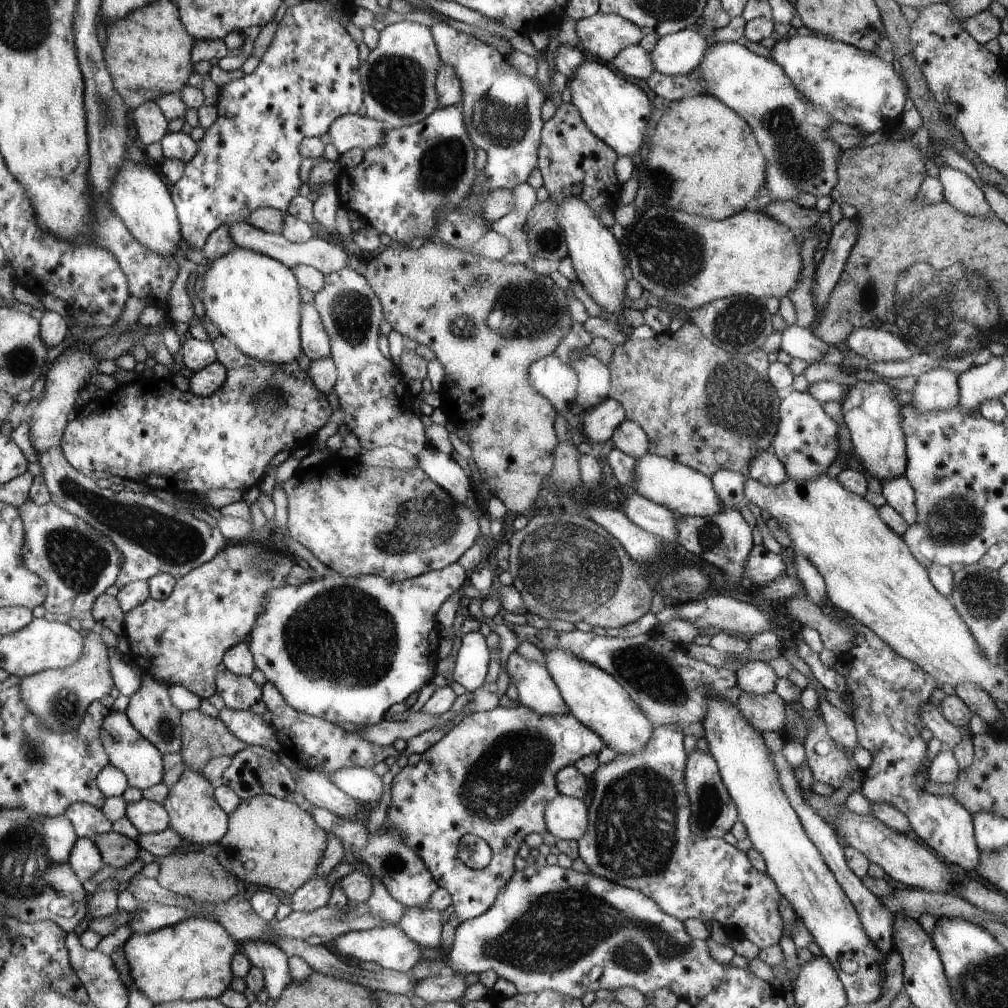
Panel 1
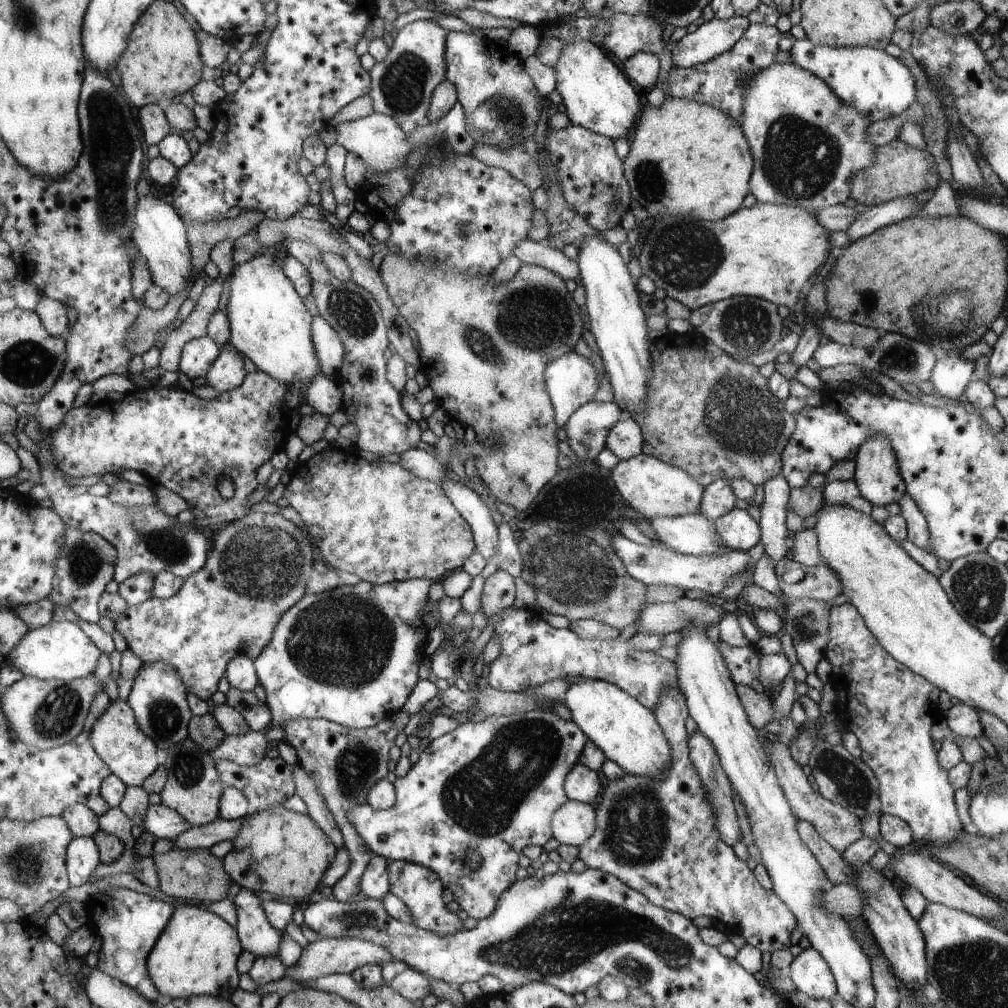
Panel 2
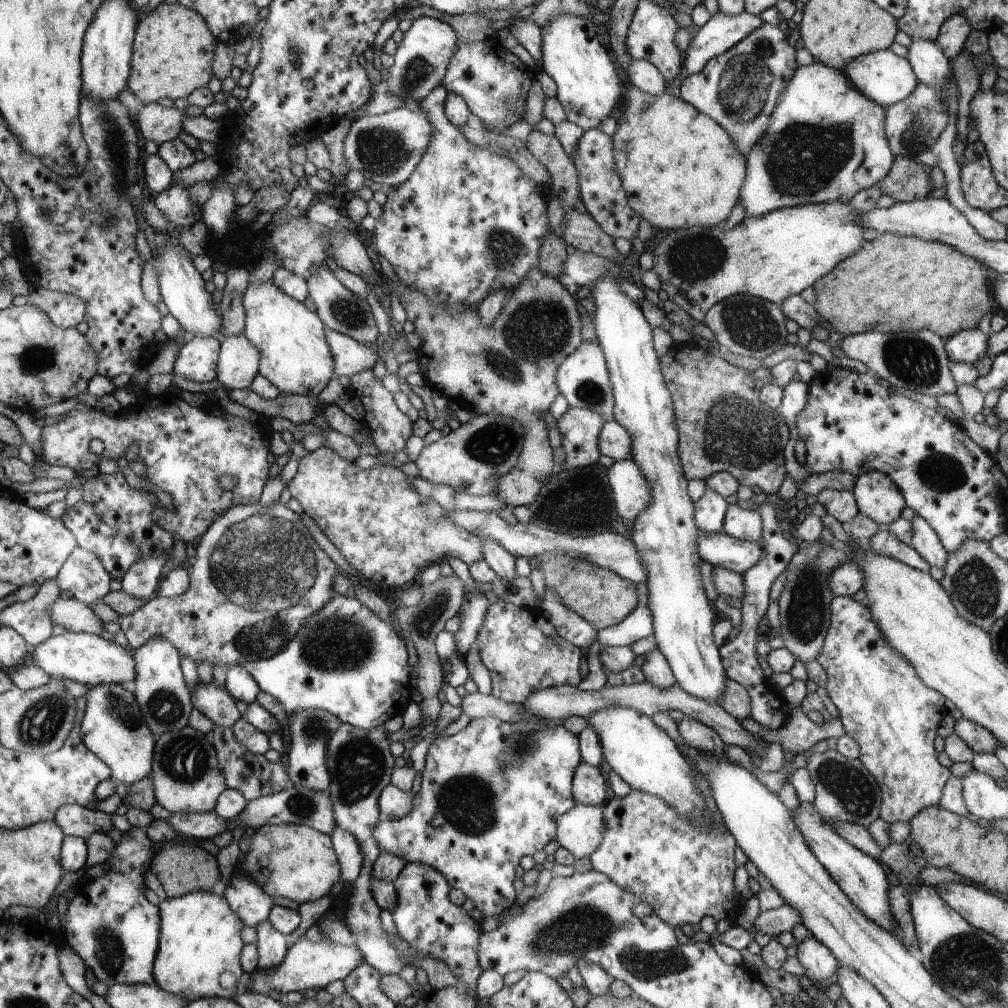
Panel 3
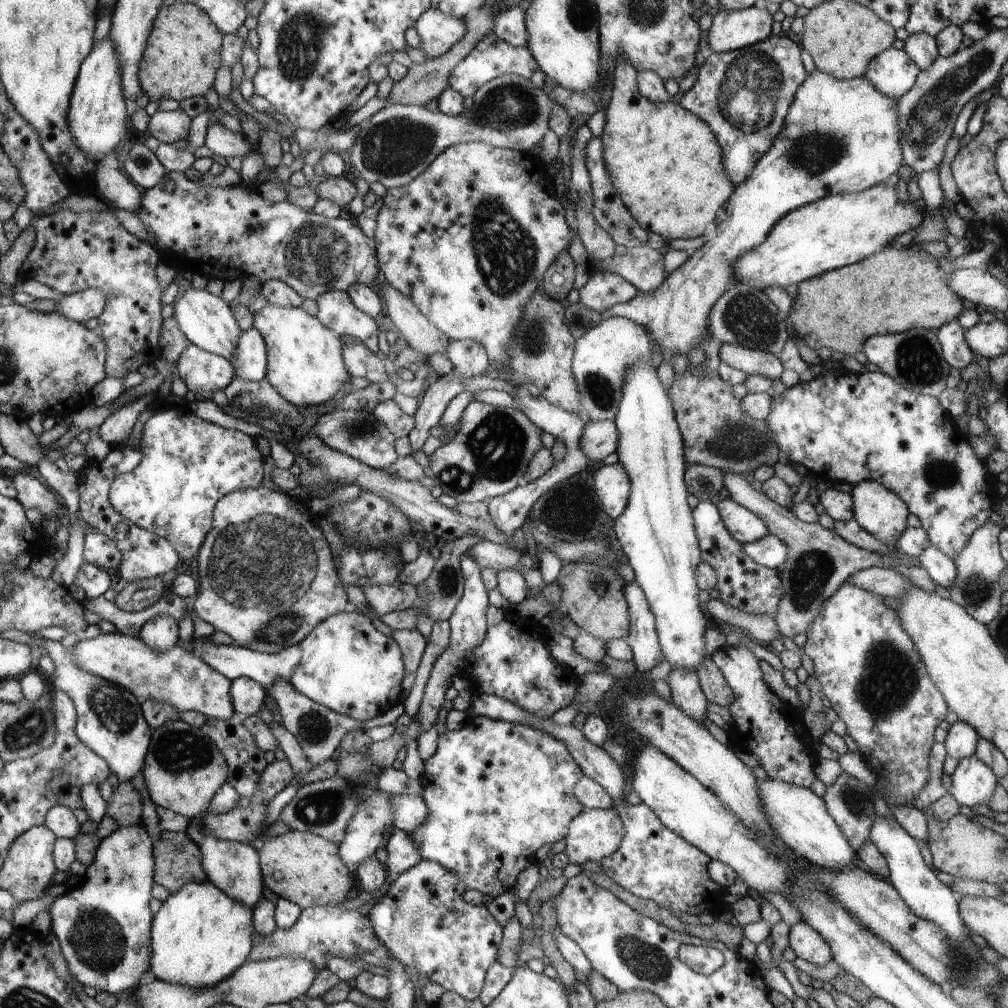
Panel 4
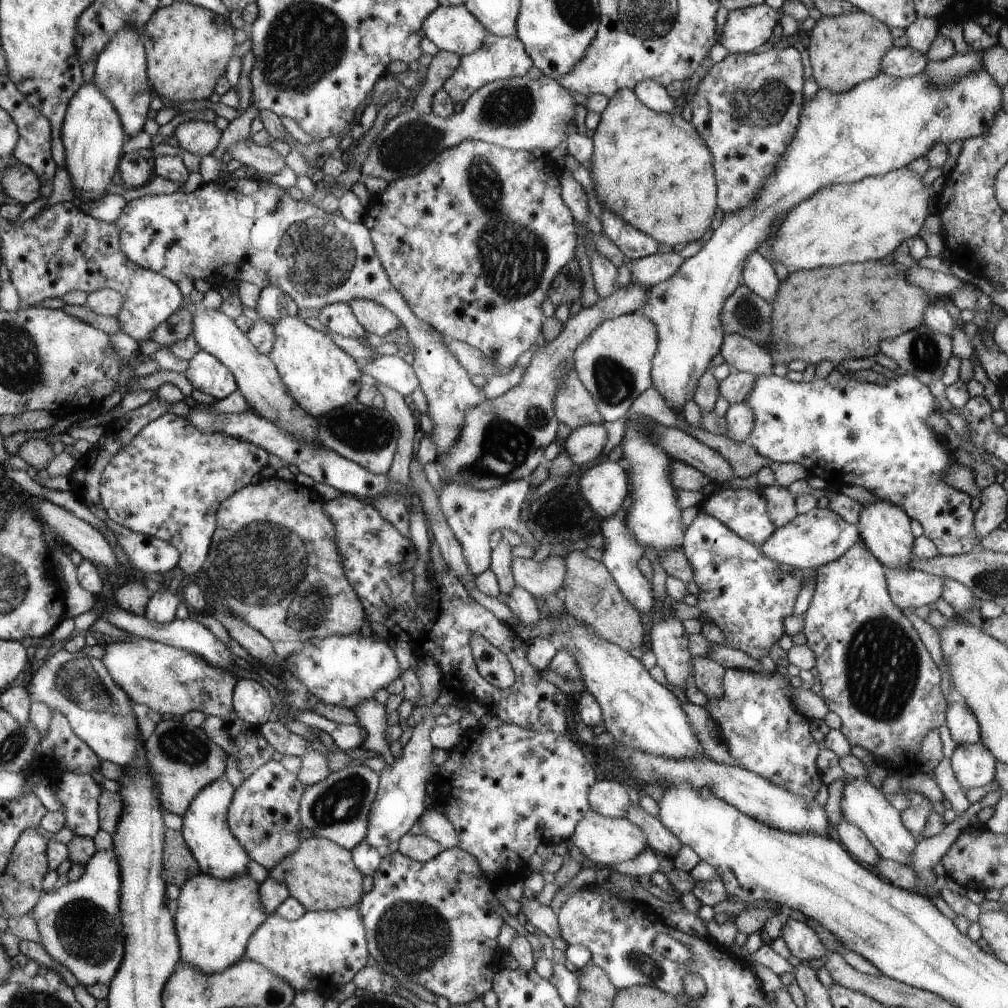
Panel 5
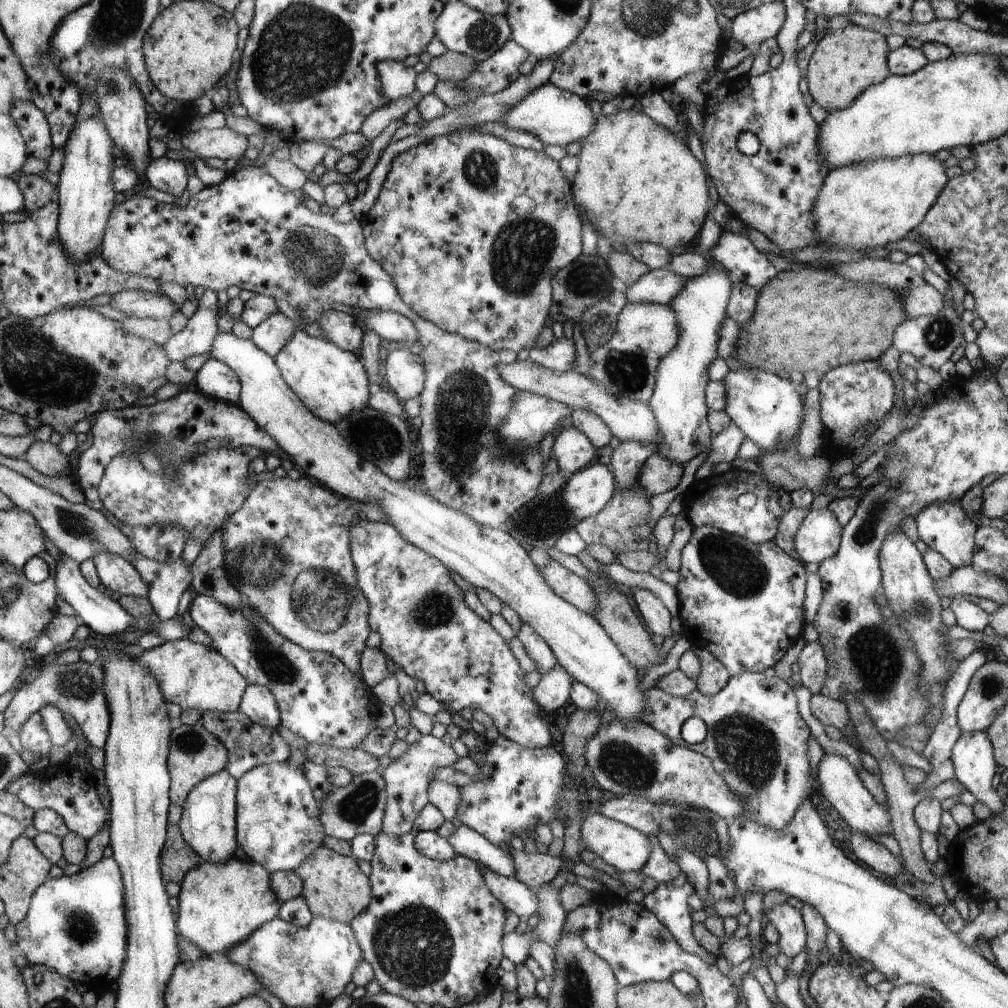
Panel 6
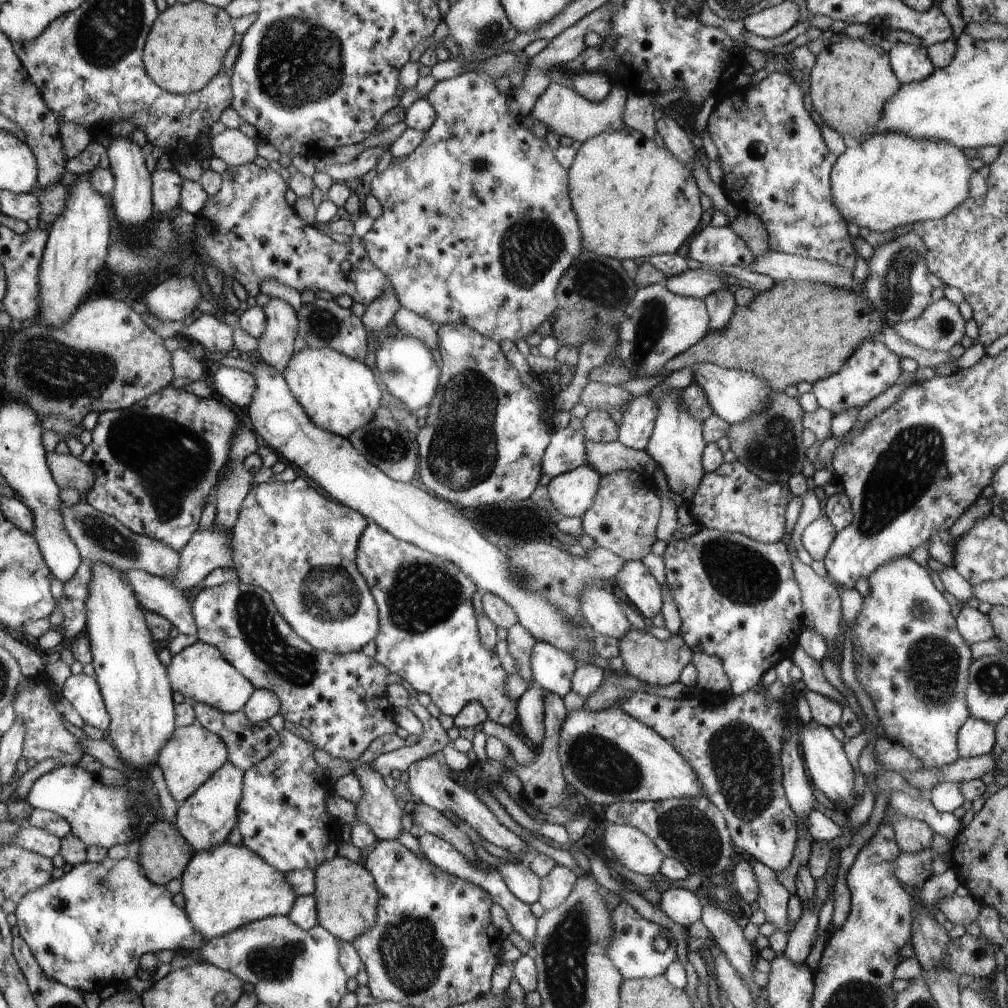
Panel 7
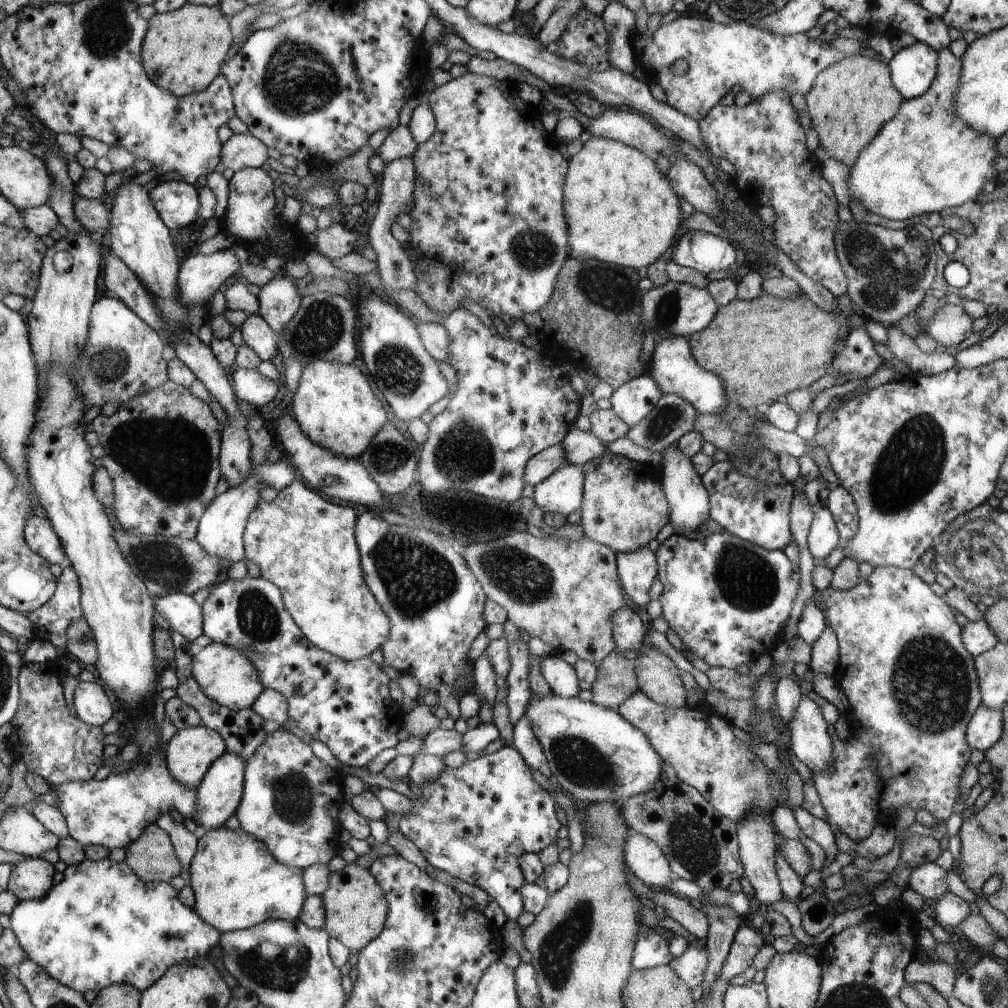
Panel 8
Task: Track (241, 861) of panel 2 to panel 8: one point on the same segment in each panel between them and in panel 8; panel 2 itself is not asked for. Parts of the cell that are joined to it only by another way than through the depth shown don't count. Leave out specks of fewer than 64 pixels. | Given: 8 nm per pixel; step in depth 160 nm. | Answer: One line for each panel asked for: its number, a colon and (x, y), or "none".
3: (297, 862)
4: (307, 869)
5: (321, 875)
6: (335, 888)
7: (346, 894)
8: (356, 909)

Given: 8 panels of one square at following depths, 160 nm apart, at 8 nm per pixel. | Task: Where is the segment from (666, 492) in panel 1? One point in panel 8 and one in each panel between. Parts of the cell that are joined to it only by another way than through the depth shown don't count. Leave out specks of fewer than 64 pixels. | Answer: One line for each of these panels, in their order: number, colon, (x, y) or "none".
2: (653, 488)
3: (630, 488)
4: (610, 483)
5: (605, 487)
6: (585, 492)
7: (572, 494)
8: (563, 493)

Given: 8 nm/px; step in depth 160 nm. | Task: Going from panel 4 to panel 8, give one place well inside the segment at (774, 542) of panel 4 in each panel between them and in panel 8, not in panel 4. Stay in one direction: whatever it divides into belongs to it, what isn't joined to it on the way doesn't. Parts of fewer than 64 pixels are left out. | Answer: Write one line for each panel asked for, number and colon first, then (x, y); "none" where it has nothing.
5: (812, 539)
6: (819, 536)
7: (818, 536)
8: (823, 538)

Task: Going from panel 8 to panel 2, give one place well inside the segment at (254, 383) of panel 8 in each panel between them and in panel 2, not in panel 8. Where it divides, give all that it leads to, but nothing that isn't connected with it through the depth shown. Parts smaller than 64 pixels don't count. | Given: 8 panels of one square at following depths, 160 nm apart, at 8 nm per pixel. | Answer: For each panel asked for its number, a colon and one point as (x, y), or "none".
2: (198, 355)
3: (197, 359)
4: (204, 373)
5: (206, 373)
6: (215, 378)
7: (236, 387)

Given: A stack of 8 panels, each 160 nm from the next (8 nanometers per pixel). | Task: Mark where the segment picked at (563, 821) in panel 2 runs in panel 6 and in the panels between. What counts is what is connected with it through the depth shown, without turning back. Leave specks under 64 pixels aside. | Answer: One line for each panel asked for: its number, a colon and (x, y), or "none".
3: (582, 830)
4: (595, 834)
5: (605, 840)
6: (626, 848)

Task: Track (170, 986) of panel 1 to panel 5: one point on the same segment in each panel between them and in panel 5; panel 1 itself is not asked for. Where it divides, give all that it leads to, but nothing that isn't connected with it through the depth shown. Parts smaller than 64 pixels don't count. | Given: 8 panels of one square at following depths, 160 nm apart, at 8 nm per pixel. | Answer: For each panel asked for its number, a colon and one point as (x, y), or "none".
2: (197, 954)
3: (200, 938)
4: (200, 936)
5: (215, 919)

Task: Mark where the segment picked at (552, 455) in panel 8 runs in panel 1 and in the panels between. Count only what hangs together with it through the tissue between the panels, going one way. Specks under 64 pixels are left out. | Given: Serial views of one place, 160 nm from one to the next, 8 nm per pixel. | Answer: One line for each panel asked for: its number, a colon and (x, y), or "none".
1: (629, 438)
2: (625, 439)
3: (613, 439)
4: (599, 439)
5: (583, 444)
6: (572, 451)
7: (567, 451)

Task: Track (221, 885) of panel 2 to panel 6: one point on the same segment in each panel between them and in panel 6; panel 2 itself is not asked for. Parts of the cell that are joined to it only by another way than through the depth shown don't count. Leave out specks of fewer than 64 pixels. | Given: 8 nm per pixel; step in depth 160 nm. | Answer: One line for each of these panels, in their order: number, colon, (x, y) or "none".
3: (182, 867)
4: (177, 859)
5: (180, 865)
6: (178, 857)

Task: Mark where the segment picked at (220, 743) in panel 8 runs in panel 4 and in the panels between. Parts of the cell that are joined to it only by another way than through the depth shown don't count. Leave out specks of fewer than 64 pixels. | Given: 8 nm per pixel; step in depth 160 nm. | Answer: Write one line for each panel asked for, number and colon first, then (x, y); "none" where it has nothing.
4: (184, 769)
5: (183, 759)
6: (196, 754)
7: (193, 754)

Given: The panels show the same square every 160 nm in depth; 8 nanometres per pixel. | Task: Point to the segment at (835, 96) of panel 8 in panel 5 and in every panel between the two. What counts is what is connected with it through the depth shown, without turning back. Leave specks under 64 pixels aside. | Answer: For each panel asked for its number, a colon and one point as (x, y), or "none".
5: (844, 51)
6: (845, 62)
7: (851, 81)

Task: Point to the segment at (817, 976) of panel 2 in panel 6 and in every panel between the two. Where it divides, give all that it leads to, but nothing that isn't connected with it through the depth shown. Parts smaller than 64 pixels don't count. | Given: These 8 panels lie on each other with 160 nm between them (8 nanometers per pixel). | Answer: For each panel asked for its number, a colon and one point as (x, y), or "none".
3: (819, 964)
4: (807, 942)
5: (803, 942)
6: (789, 922)

